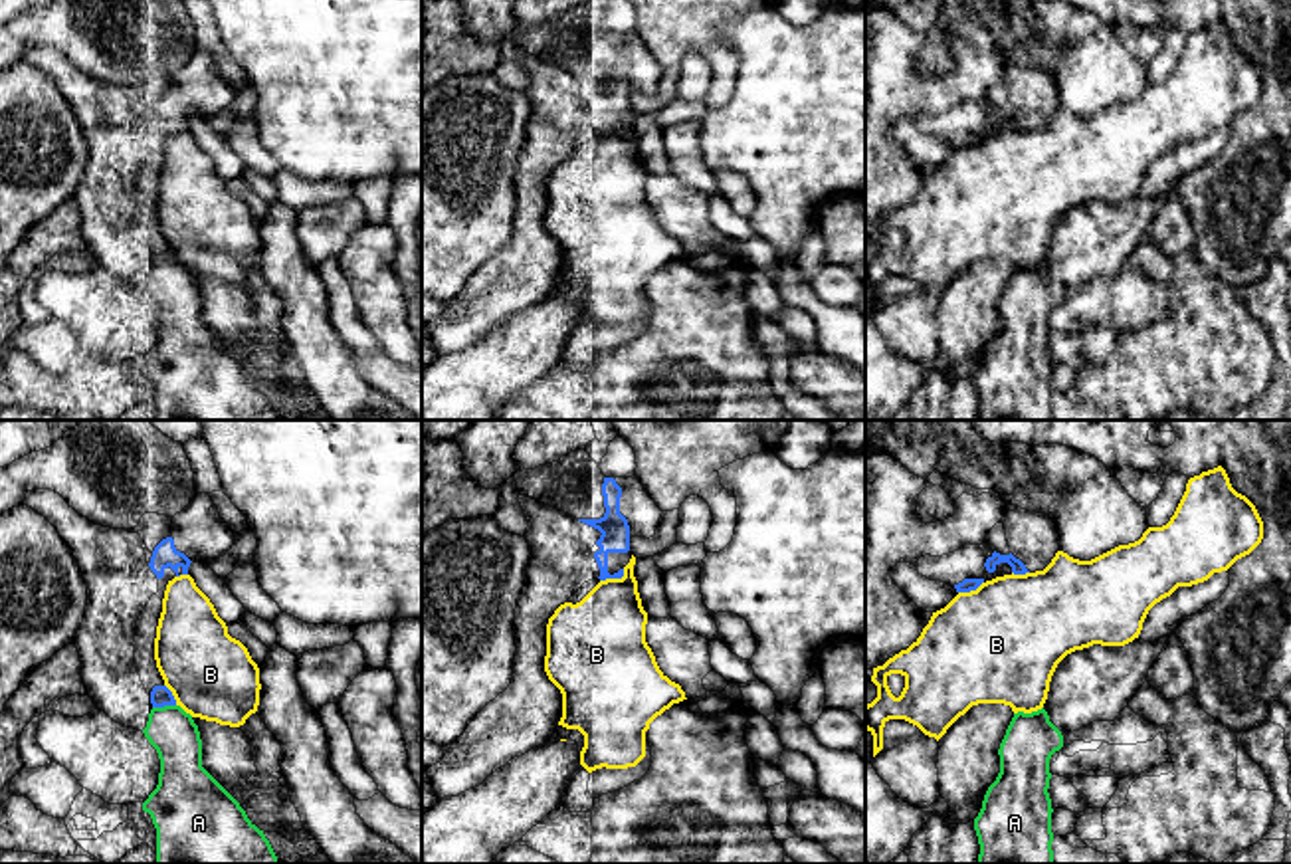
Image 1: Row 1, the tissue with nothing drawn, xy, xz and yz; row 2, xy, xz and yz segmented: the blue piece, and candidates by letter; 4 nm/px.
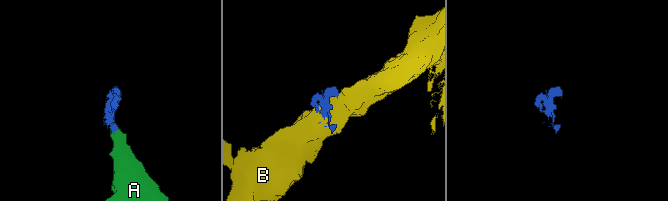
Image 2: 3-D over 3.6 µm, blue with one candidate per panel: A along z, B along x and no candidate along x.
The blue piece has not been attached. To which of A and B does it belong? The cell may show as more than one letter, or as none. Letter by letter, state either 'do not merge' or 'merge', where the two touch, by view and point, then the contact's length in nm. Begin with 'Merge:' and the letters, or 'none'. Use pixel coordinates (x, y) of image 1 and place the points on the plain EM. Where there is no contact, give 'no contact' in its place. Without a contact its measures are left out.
Merge: none
A: do not merge; meets blue in xy at (163, 262); contact 100 nm long
B: do not merge; meets blue in xz at (614, 133); contact 120 nm long

